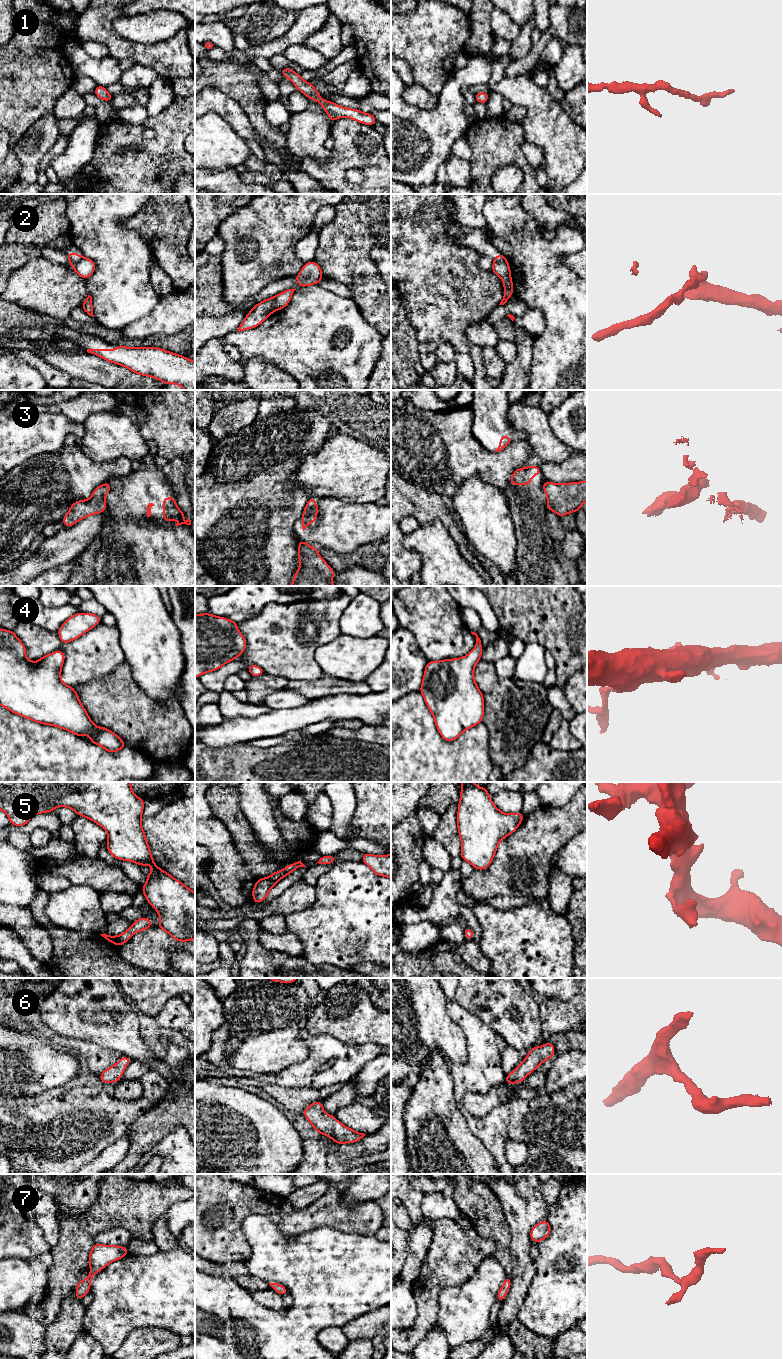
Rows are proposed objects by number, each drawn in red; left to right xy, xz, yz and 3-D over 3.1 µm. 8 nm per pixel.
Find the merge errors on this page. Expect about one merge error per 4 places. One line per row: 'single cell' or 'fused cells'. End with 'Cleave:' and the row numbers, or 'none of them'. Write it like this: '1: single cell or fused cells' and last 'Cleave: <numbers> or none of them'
1: single cell
2: fused cells
3: fused cells
4: single cell
5: single cell
6: single cell
7: single cell
Cleave: 2, 3

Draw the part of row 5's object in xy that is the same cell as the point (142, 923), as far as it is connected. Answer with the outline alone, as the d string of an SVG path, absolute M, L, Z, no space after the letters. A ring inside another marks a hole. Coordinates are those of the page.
M140 917L121 935L111 936L105 933L100 935L104 937L109 943L122 946L133 936L134 933L141 932L145 929L150 929L151 923L152 923L151 919Z

